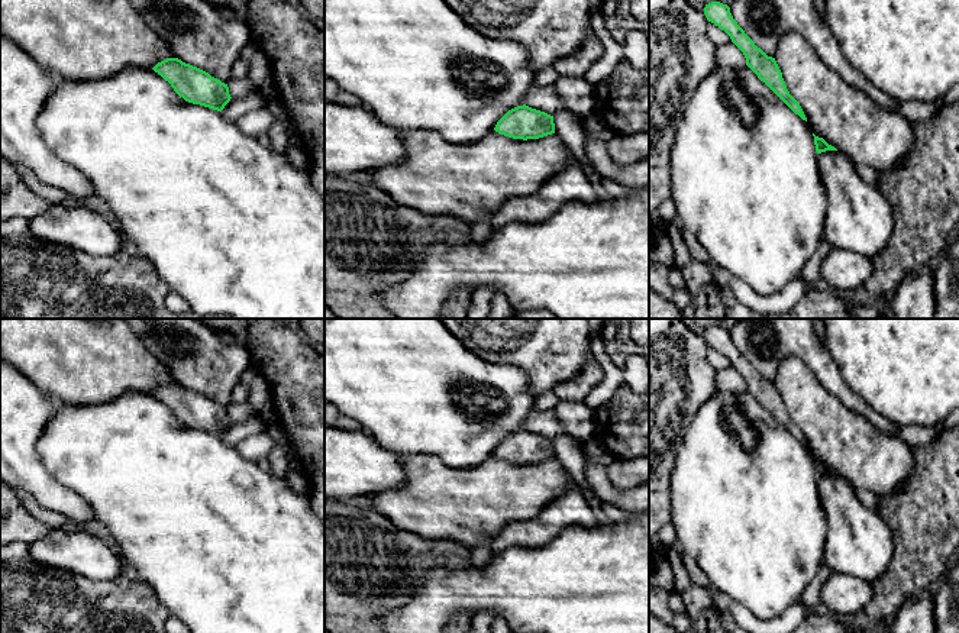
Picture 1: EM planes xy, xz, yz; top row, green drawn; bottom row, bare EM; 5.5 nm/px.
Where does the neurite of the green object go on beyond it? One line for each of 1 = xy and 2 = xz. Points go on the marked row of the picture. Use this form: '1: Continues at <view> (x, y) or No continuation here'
1: No continuation here
2: No continuation here

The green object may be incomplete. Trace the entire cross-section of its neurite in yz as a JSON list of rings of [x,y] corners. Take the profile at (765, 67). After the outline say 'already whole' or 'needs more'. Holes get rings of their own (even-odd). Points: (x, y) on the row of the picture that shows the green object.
[[[720,1],[705,4],[704,14],[708,22],[724,30],[732,42],[743,52],[746,65],[763,81],[795,114],[807,122],[800,103],[787,90],[782,72],[775,58],[768,56],[745,33],[730,13],[730,7]]]; already whole

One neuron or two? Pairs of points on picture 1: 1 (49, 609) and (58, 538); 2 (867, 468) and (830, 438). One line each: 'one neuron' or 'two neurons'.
1: two neurons
2: one neuron

